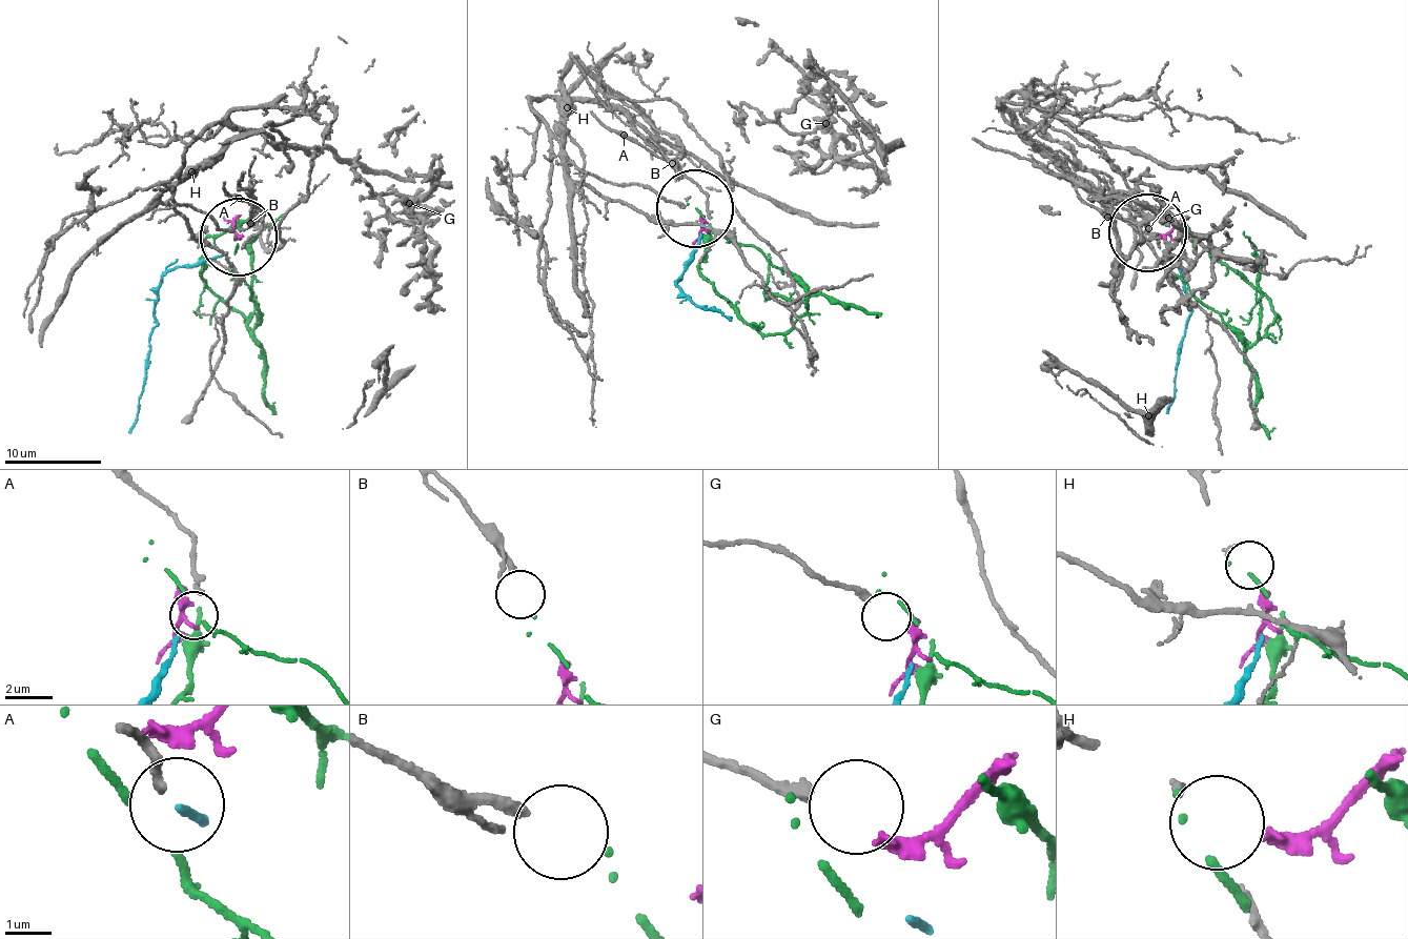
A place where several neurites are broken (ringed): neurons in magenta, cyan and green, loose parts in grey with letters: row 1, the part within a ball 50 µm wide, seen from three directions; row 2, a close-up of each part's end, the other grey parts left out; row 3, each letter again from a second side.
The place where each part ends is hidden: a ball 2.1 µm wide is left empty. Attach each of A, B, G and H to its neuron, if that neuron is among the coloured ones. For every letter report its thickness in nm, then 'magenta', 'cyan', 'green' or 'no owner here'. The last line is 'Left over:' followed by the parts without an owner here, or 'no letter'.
A: 160 nm | cyan
B: 260 nm | green
G: 280 nm | no owner here
H: 130 nm | magenta
Left over: G

